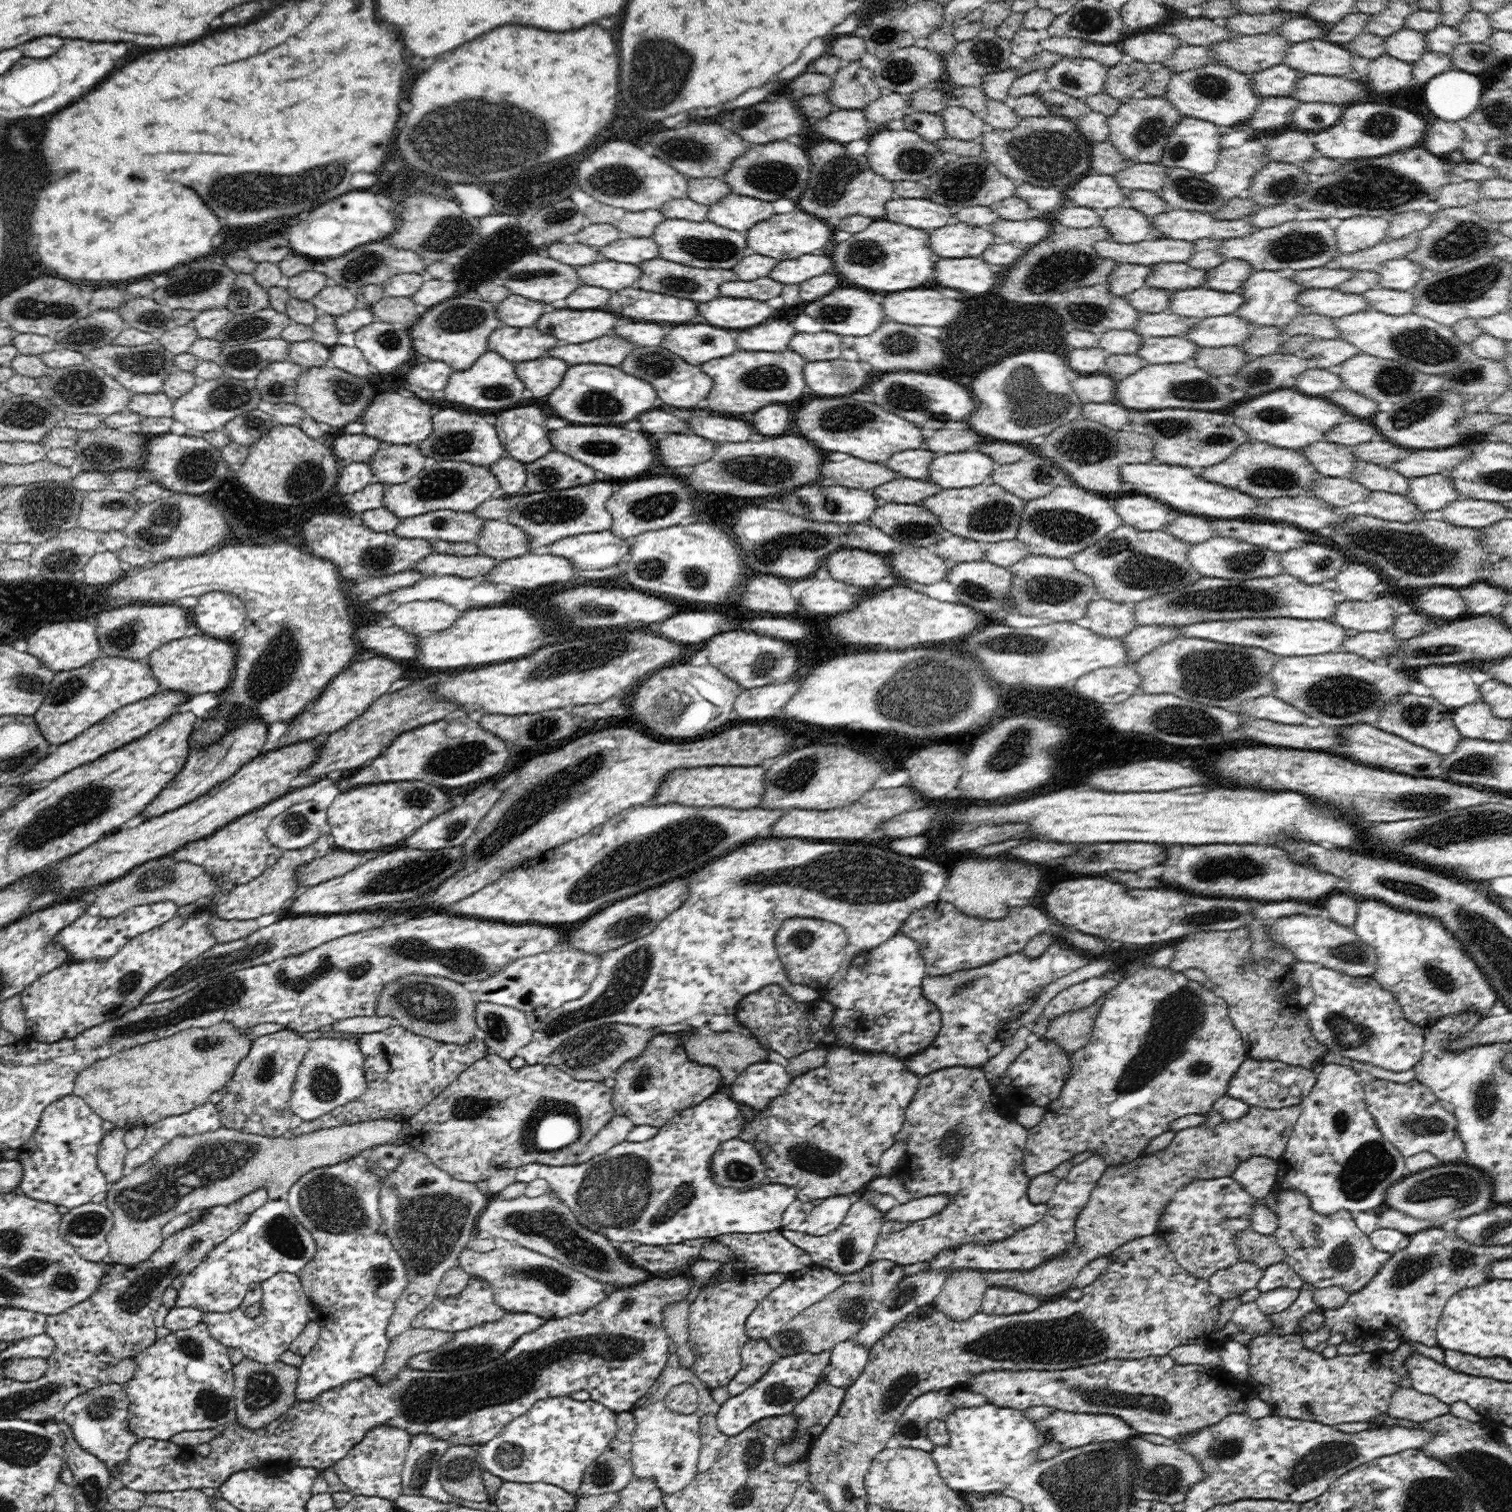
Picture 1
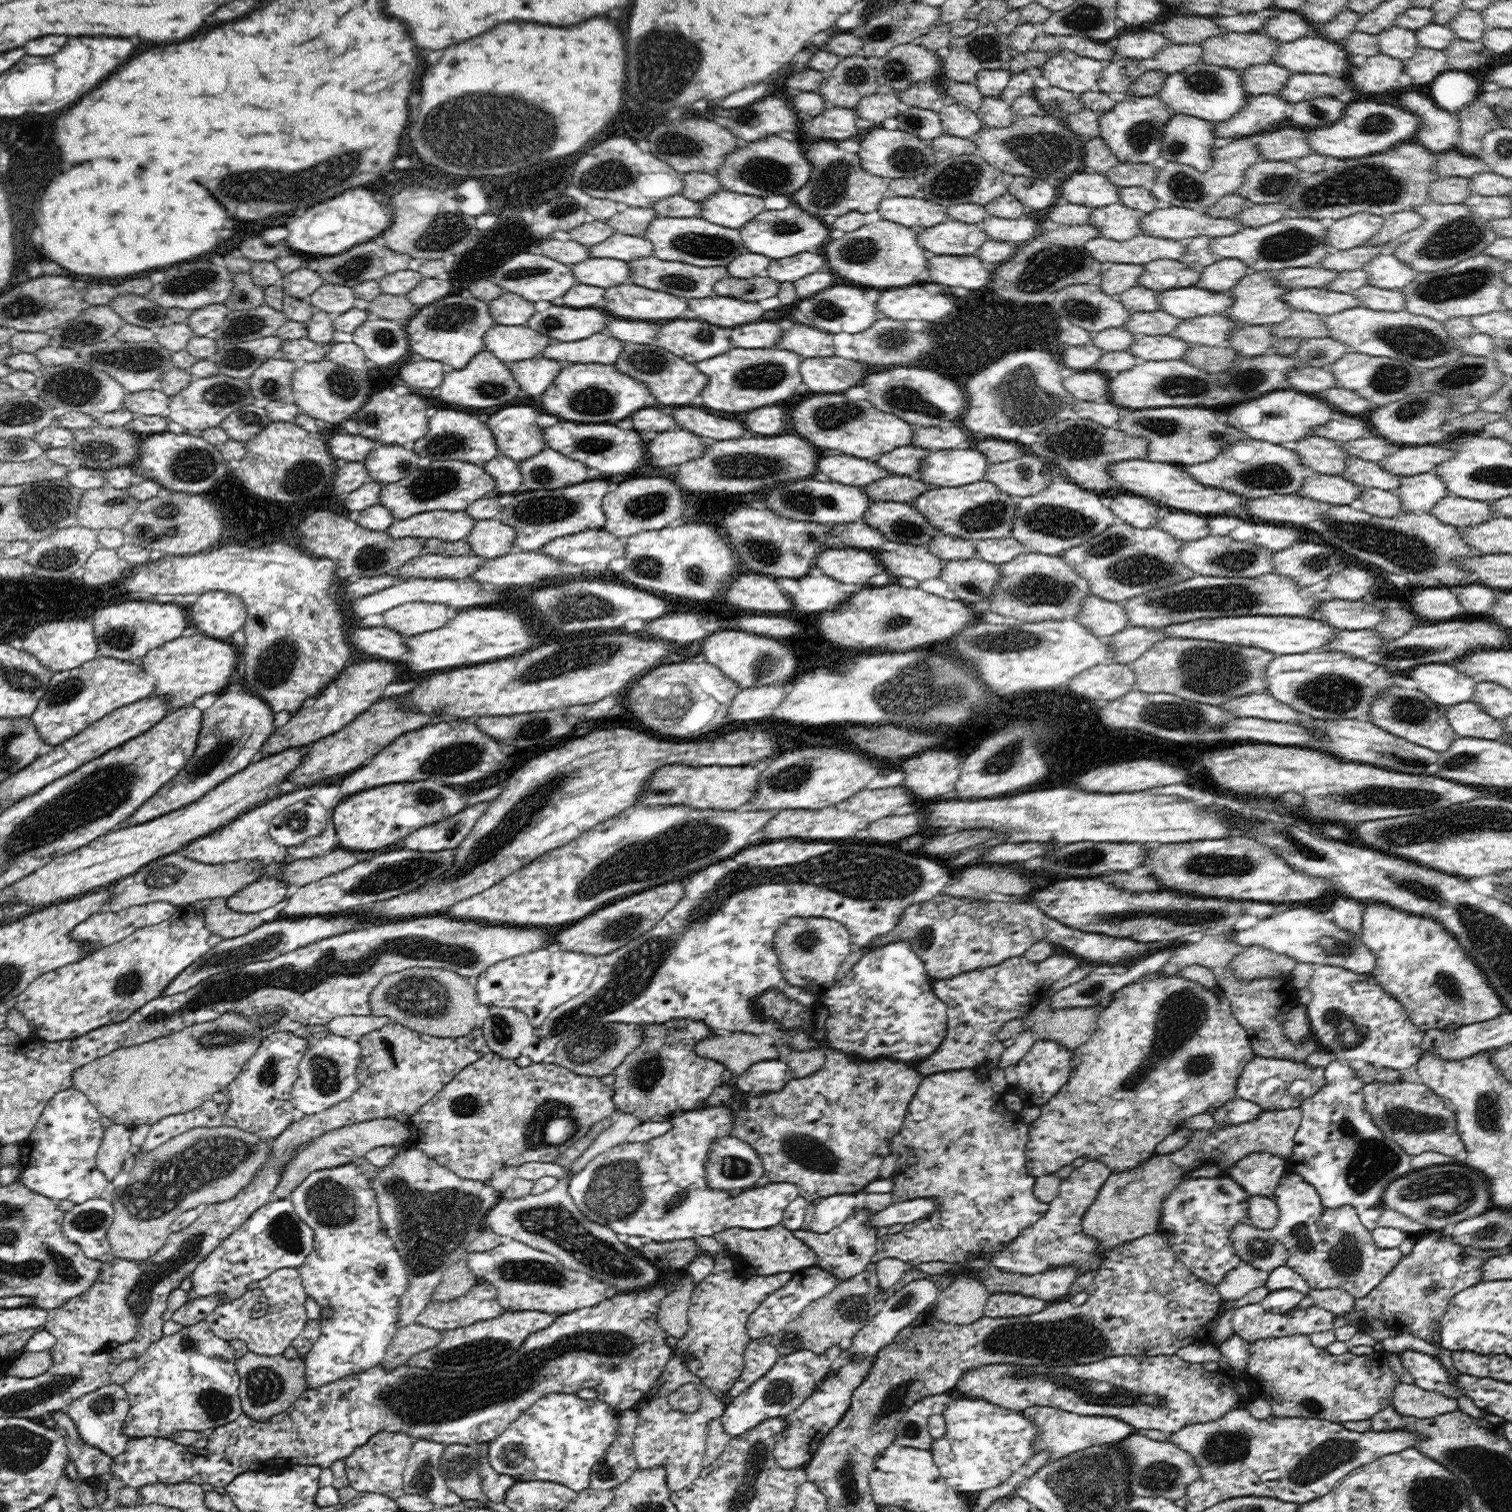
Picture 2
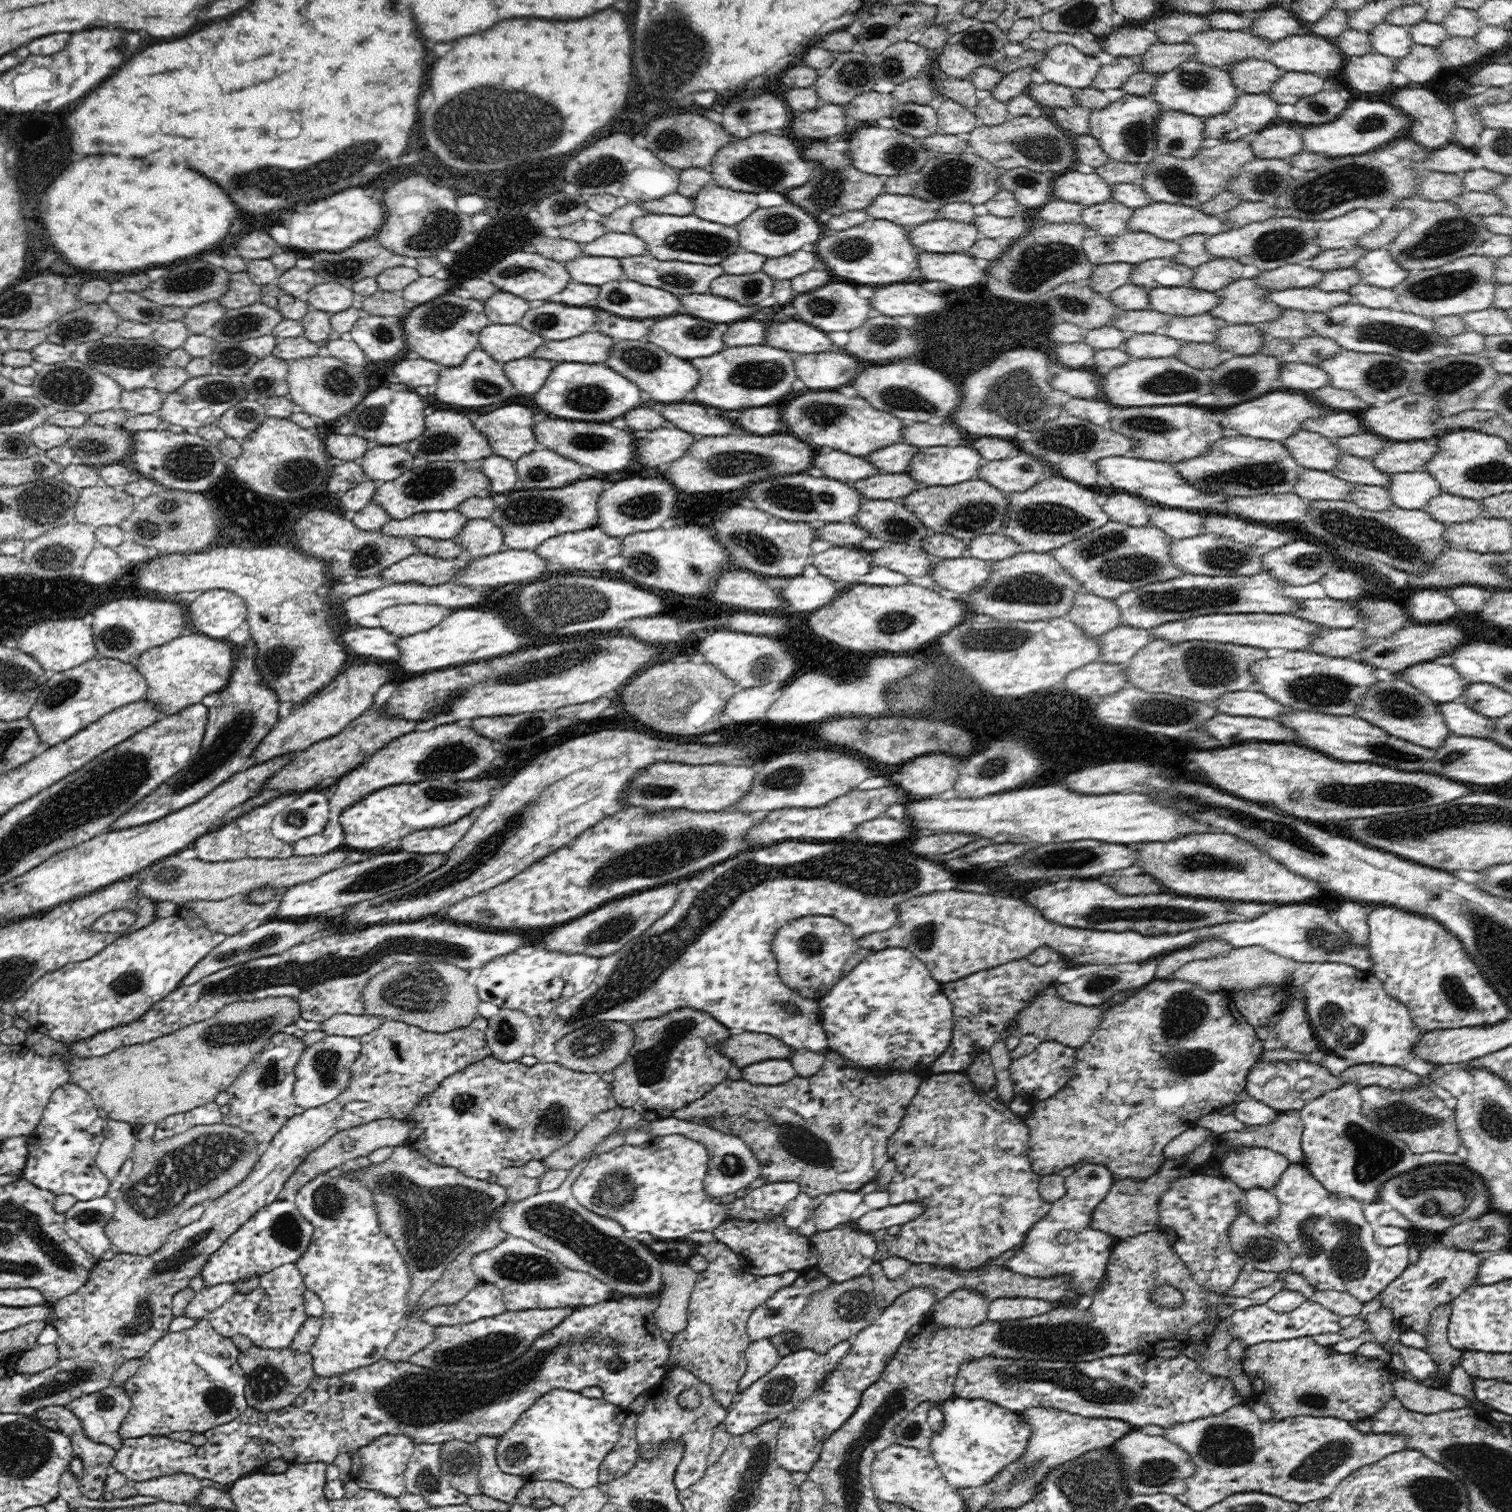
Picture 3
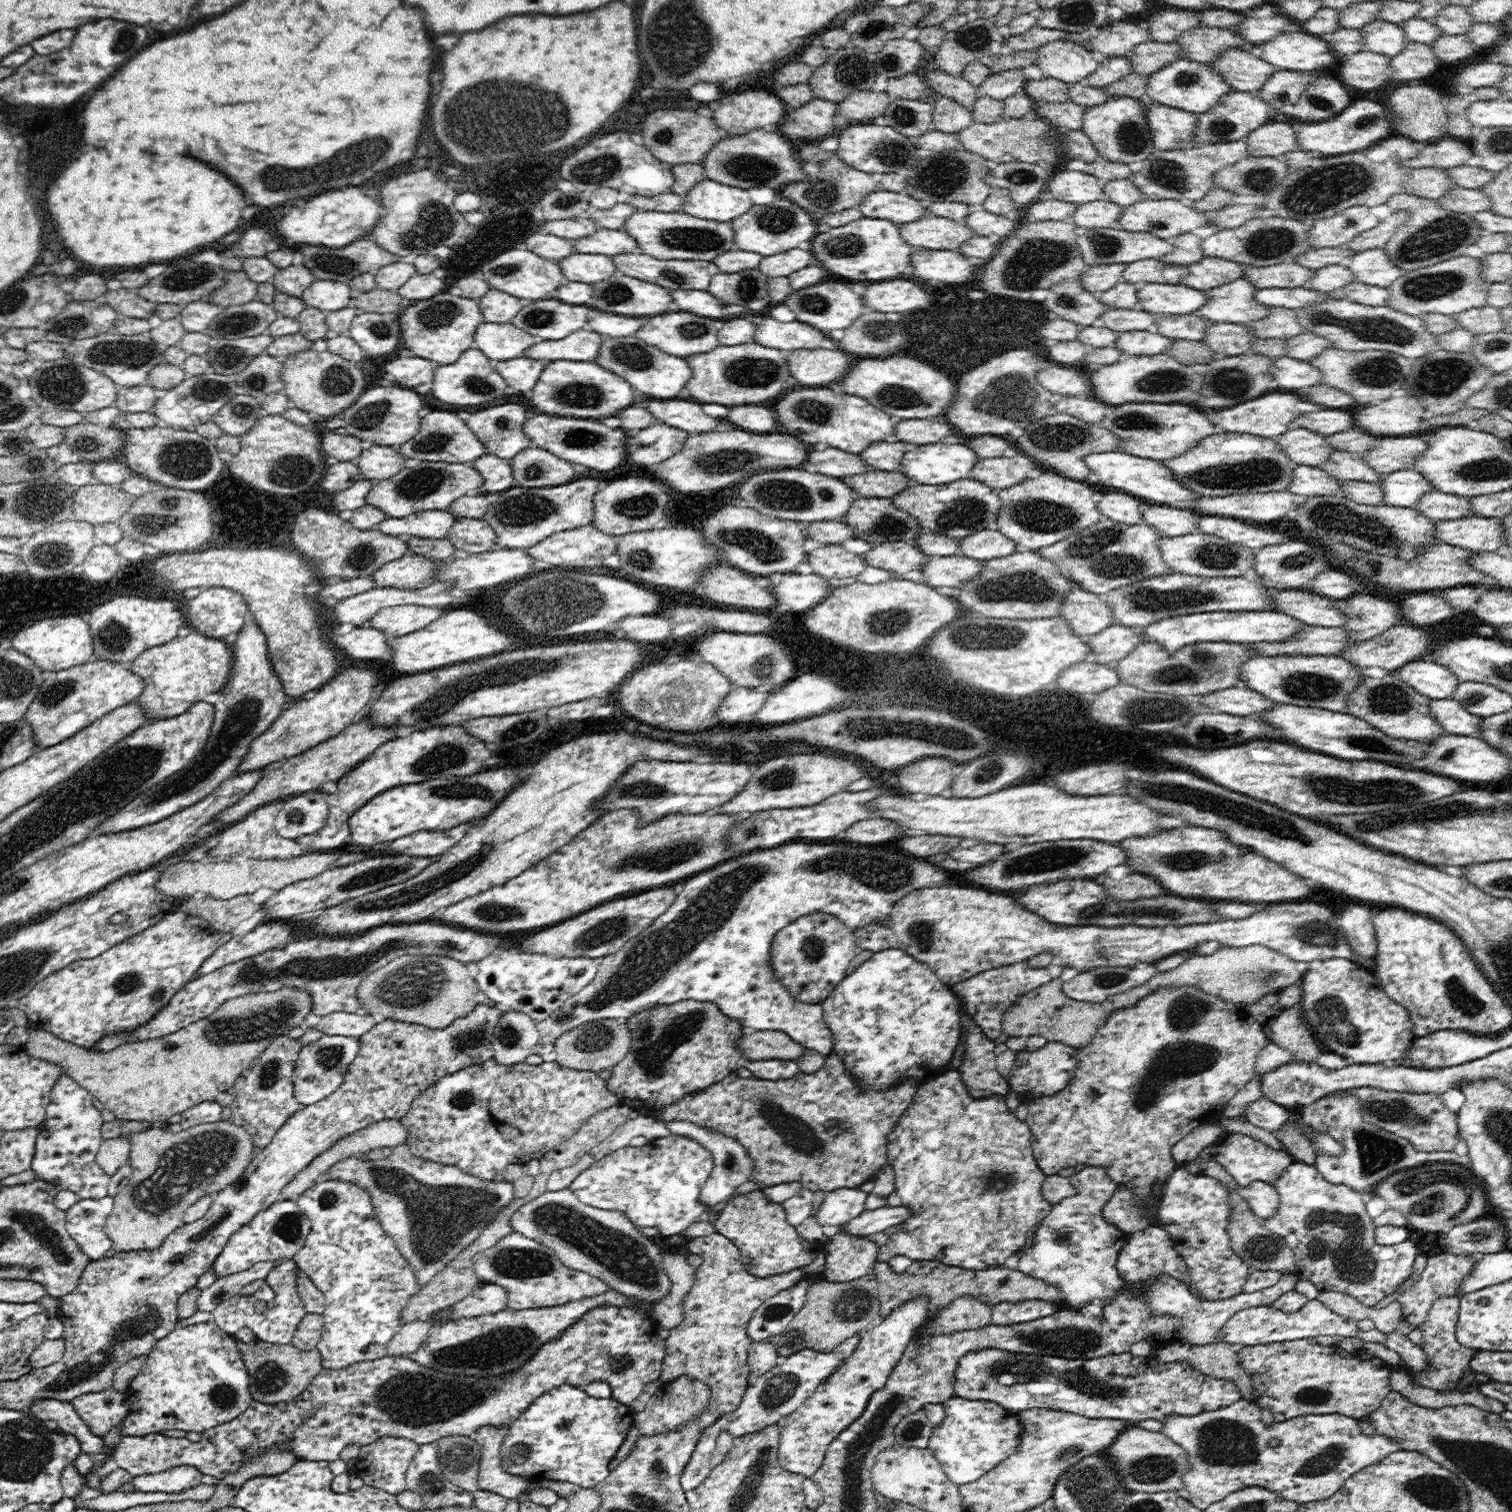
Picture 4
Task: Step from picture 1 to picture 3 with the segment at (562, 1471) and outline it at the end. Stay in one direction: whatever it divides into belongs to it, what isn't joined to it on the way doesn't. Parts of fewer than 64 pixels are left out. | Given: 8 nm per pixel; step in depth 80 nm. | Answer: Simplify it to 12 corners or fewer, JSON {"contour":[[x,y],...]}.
{"contour":[[551,1390],[498,1437],[500,1471],[597,1487],[628,1409]]}

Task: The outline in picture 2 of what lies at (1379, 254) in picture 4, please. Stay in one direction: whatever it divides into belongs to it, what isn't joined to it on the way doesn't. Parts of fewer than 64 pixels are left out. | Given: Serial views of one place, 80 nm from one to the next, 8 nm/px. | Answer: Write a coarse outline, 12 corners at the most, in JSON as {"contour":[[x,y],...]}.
{"contour":[[1394,254],[1375,256],[1364,269],[1369,284],[1402,290],[1418,275]]}

